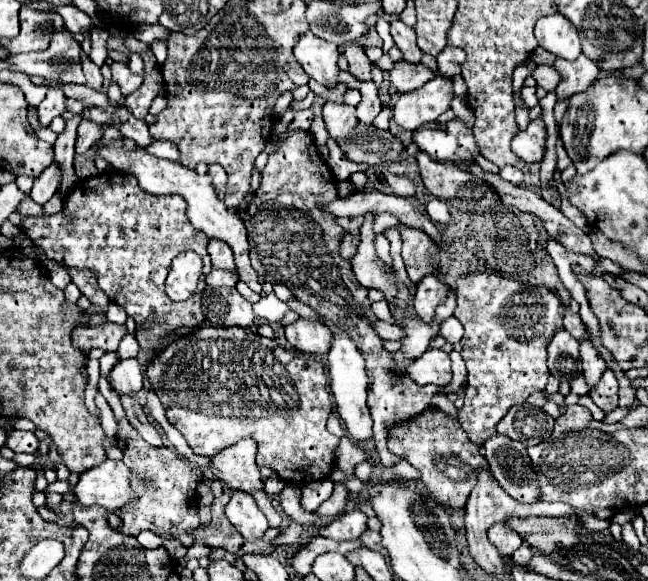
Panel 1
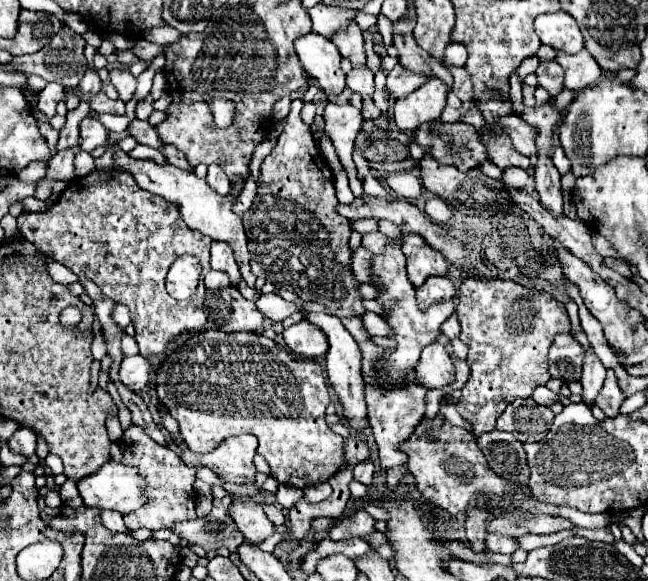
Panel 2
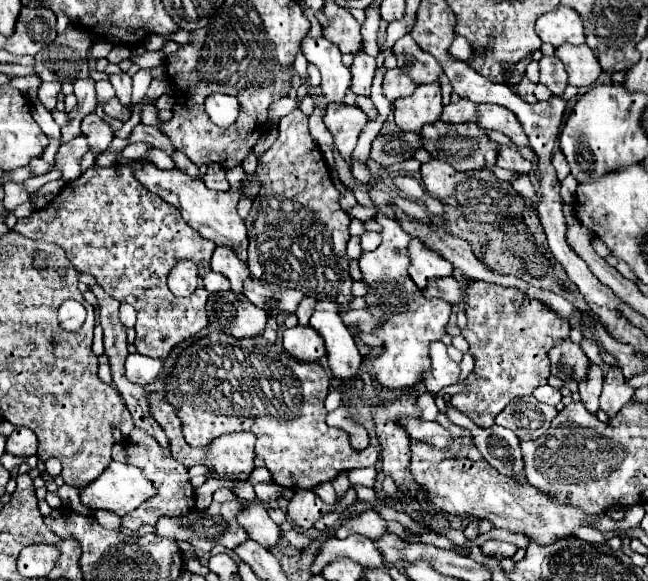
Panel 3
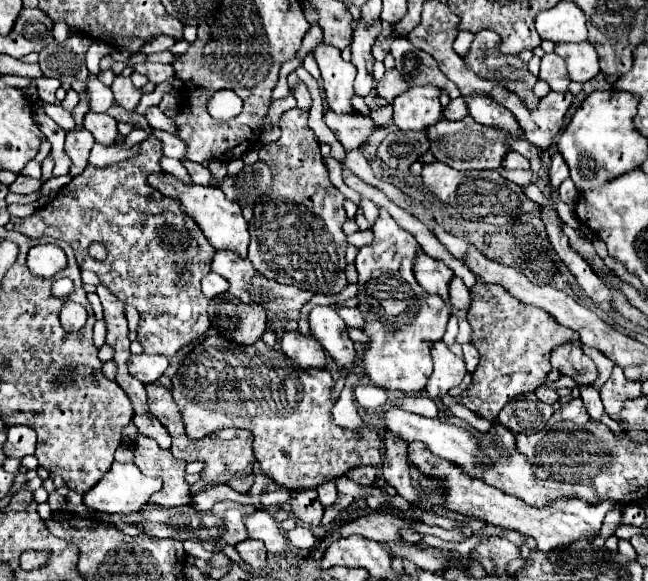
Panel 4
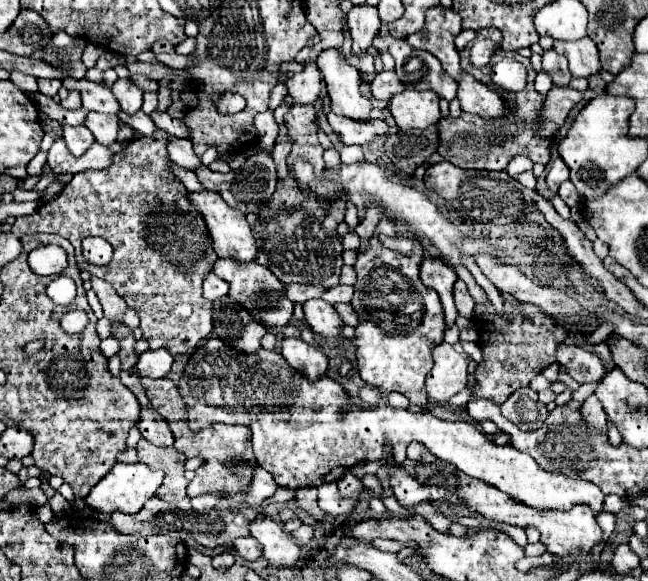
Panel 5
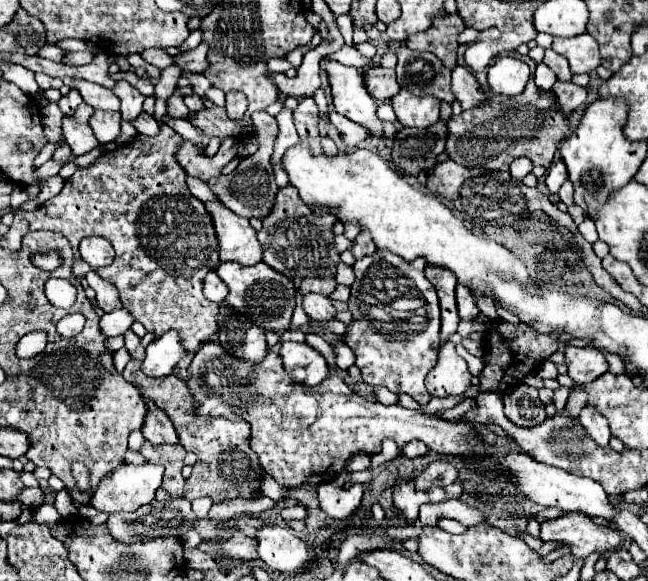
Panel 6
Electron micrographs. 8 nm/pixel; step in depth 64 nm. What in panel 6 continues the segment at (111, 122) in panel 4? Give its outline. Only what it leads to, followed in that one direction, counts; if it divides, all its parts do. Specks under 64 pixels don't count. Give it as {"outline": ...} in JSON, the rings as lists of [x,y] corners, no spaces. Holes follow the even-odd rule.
{"outline":[[[94,110],[90,116],[88,124],[92,126],[92,132],[100,144],[114,142],[120,134],[120,112],[104,112],[104,110]]]}

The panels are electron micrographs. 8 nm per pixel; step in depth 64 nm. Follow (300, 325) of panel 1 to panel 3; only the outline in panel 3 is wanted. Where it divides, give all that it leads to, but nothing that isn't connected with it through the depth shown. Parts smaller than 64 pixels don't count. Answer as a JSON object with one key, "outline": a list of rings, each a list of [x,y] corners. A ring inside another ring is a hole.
{"outline":[[[296,326],[284,330],[284,348],[300,362],[318,362],[326,356],[324,340],[312,326]]]}

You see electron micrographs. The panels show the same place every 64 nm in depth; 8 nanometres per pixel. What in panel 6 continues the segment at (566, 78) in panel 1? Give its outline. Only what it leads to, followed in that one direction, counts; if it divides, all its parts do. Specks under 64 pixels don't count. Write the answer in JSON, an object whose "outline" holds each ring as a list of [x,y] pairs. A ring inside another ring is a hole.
{"outline":[[[580,34],[574,38],[554,38],[552,48],[568,58],[570,70],[574,74],[588,74],[600,66],[598,44],[590,34]]]}

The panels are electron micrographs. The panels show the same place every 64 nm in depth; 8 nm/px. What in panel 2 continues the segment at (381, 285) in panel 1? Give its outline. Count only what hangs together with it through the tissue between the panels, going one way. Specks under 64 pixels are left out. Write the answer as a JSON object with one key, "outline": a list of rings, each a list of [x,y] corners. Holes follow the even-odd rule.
{"outline":[[[364,246],[352,252],[352,272],[360,284],[368,284],[372,280],[372,272],[368,272],[368,264],[372,262],[372,256],[374,254]]]}

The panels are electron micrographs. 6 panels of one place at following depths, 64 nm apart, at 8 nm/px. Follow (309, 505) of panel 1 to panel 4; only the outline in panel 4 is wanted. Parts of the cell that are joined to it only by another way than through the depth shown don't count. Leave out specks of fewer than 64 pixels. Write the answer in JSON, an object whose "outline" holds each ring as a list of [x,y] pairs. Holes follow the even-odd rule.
{"outline":[[[324,482],[324,484],[320,484],[320,488],[316,488],[316,492],[318,492],[318,498],[320,498],[320,502],[322,502],[324,508],[332,506],[332,504],[336,502],[336,498],[338,498],[336,484],[334,484],[334,482]]]}

